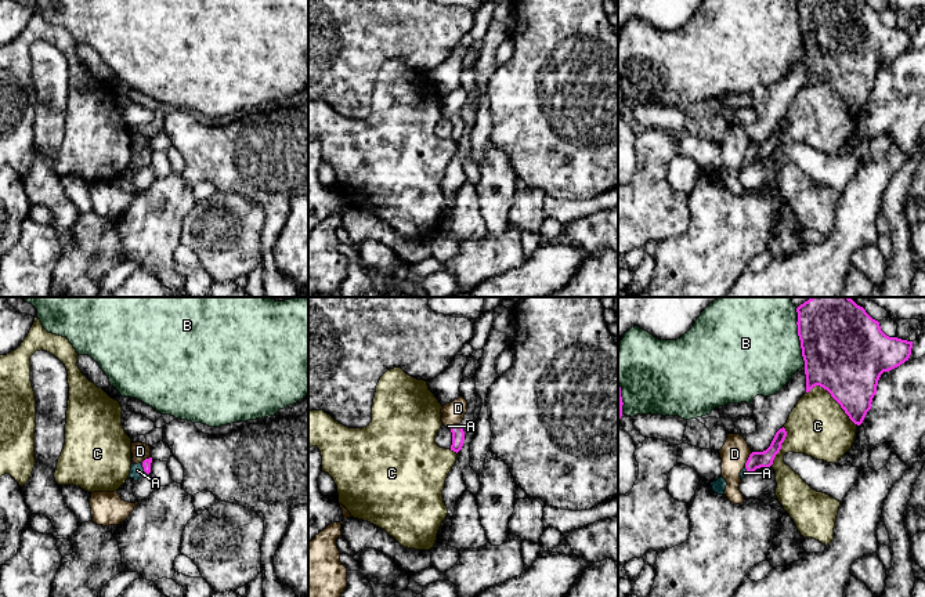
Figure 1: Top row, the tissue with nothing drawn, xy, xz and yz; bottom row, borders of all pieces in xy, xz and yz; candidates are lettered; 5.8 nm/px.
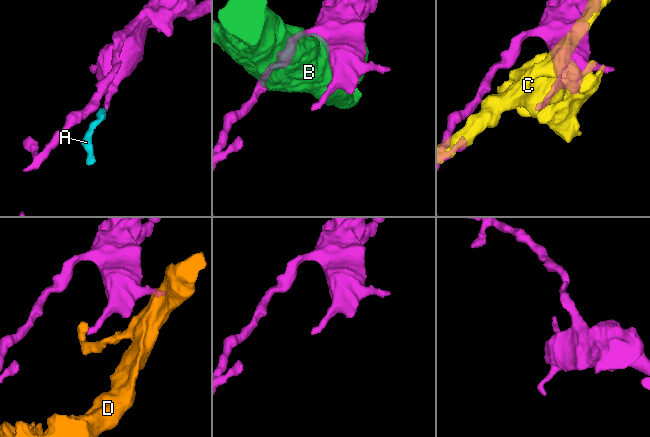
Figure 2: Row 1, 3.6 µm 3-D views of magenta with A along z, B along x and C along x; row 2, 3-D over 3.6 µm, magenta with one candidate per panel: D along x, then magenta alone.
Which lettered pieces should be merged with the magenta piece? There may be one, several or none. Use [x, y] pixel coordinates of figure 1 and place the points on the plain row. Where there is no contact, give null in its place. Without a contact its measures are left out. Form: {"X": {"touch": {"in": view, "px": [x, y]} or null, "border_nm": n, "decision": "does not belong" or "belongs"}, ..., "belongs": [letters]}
{"A": {"touch": {"in": "xy", "px": [144, 159]}, "border_nm": 70, "decision": "belongs"}, "B": {"touch": {"in": "yz", "px": [799, 28]}, "border_nm": 320, "decision": "does not belong"}, "C": {"touch": {"in": "yz", "px": [833, 87]}, "border_nm": 360, "decision": "does not belong"}, "D": {"touch": {"in": "yz", "px": [748, 149]}, "border_nm": 100, "decision": "does not belong"}, "belongs": ["A"]}

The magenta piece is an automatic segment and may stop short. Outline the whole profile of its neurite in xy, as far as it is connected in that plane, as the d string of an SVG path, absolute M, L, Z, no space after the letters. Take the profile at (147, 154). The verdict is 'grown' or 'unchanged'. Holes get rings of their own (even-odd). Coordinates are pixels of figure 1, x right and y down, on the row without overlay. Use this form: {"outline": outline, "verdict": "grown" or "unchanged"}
{"outline": "M152 148L145 149L142 153L131 155L129 169L138 171L141 167L149 164L151 163L151 153L152 153Z", "verdict": "grown"}

